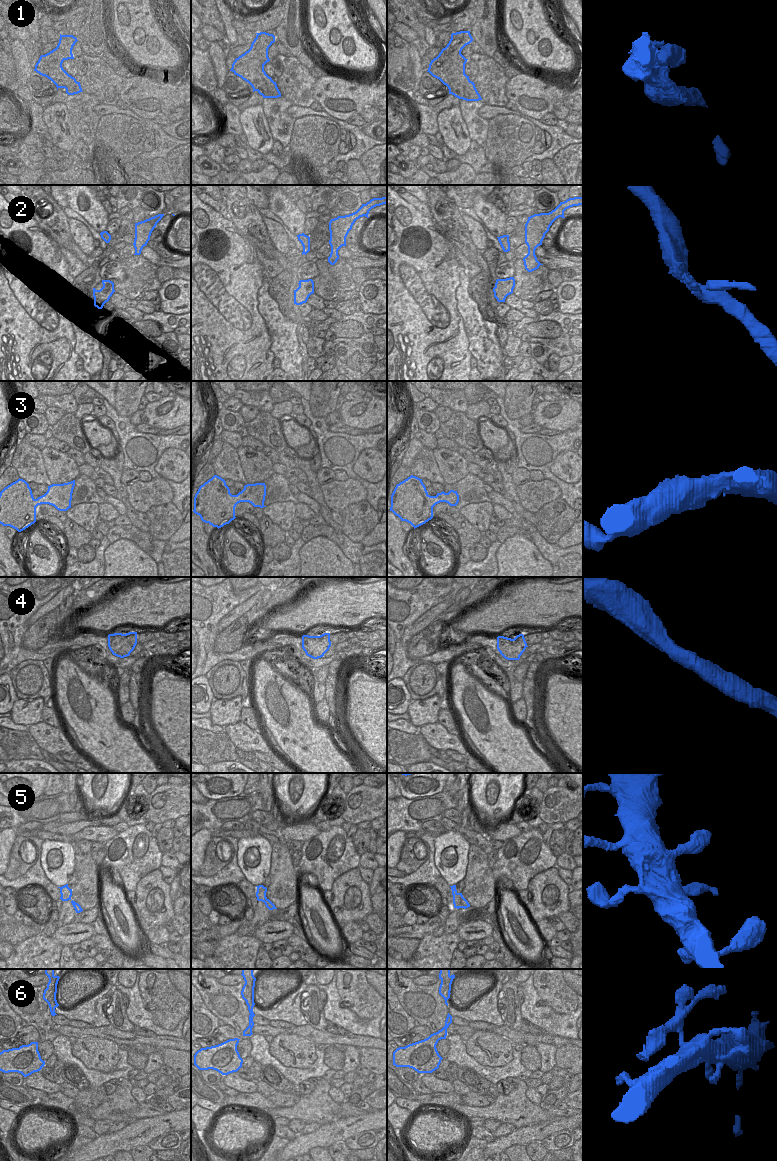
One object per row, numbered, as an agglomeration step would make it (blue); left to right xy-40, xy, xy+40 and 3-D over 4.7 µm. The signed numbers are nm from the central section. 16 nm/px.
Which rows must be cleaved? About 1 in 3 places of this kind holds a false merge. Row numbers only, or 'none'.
none

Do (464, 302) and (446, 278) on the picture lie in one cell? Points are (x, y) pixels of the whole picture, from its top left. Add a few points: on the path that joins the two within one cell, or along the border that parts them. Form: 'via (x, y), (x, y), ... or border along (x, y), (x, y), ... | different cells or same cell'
border along (458, 267), (456, 309), (460, 313) | different cells

